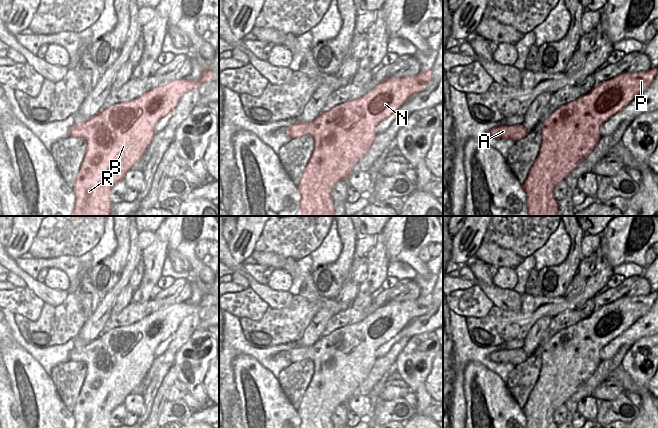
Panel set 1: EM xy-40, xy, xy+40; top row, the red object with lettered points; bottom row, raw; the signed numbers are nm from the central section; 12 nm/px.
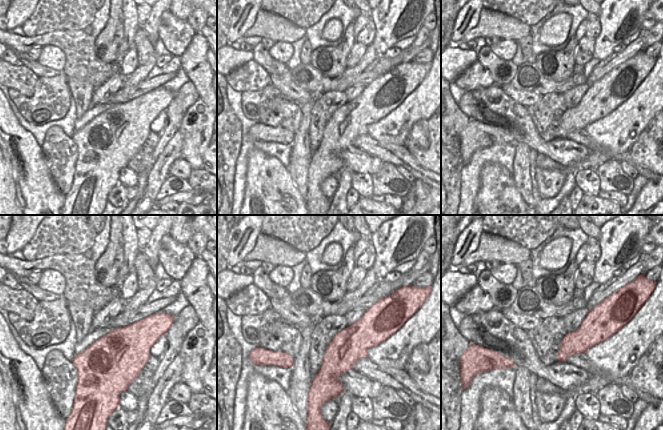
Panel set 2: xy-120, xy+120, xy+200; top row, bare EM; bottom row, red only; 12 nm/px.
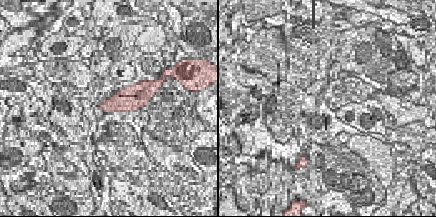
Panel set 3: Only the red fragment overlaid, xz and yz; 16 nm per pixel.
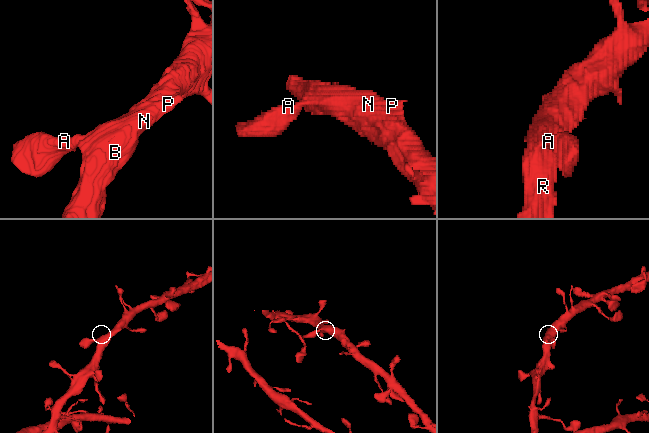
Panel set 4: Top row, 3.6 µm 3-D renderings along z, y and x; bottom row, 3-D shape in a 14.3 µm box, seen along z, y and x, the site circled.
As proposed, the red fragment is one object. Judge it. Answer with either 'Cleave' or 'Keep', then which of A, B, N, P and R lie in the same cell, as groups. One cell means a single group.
Keep. Groups: A B N P R

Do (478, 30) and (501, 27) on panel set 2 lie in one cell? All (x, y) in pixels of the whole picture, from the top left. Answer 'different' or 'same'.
same

